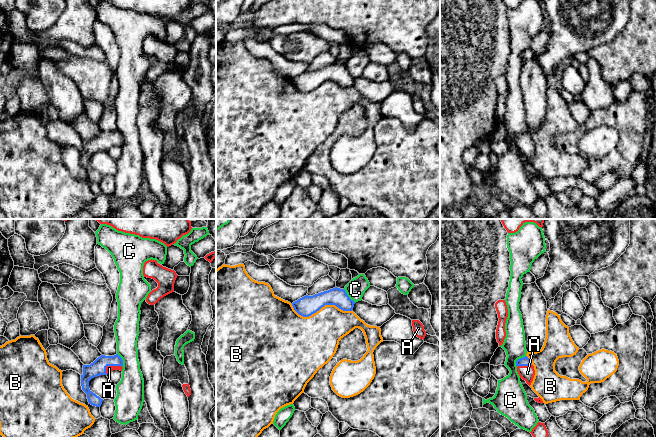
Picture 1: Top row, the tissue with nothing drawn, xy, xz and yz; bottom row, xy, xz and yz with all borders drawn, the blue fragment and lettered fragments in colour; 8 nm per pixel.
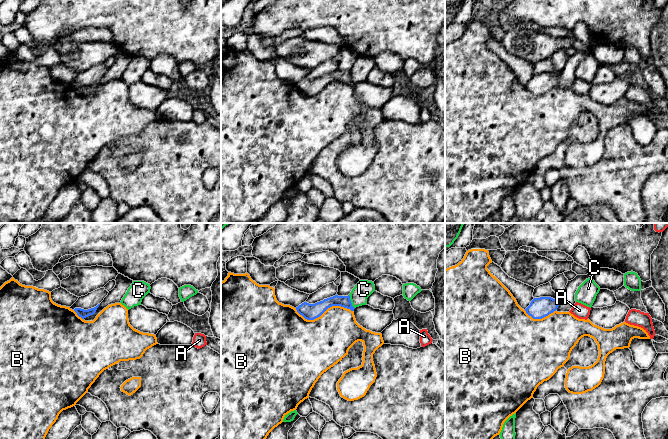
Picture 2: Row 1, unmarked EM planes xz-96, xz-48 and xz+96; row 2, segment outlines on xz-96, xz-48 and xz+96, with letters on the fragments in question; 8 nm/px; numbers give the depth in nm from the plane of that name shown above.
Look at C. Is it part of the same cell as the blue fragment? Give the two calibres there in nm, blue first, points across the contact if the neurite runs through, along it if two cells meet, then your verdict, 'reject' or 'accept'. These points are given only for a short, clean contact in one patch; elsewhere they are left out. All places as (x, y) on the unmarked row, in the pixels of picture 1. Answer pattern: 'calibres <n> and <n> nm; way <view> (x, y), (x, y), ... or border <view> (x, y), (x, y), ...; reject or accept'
calibres 140 and 160 nm; border xz (343, 65), (355, 78); reject

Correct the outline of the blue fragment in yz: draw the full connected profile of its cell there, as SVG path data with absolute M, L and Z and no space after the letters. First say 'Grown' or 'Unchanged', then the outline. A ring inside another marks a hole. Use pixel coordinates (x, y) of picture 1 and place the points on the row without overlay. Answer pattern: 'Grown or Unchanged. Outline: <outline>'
Grown. Outline: M527 132L520 134L516 137L516 142L520 154L525 156L530 162L535 151L534 142L532 141L531 136Z

